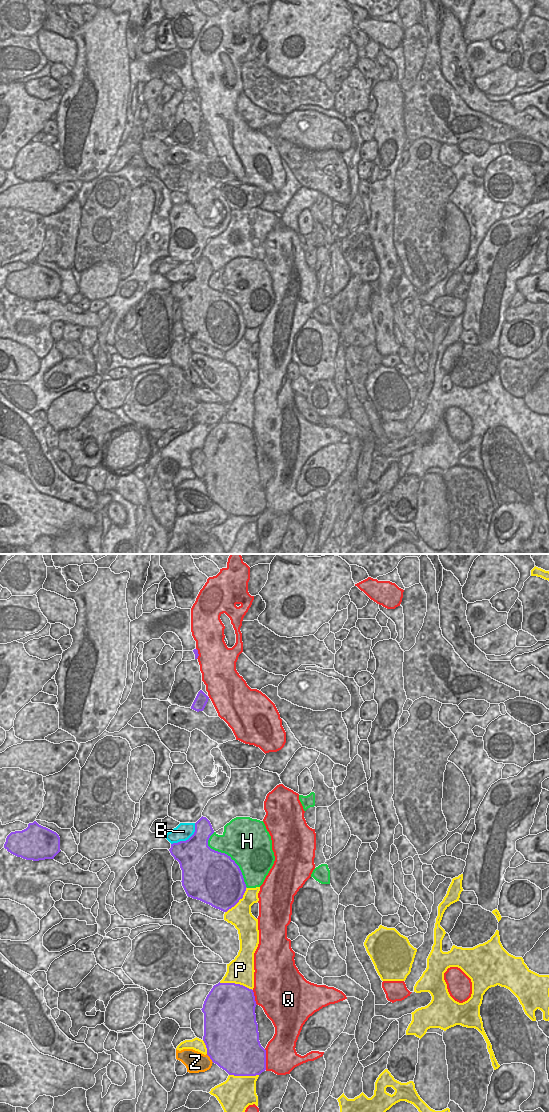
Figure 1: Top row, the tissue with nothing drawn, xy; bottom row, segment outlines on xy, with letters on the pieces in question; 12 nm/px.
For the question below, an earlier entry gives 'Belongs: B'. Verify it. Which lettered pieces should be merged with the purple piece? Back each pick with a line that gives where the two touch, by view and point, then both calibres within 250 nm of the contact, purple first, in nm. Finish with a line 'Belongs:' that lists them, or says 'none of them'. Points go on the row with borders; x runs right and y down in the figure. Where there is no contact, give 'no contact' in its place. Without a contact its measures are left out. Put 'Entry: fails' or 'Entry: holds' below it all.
B: meets purple in xy at (188, 839); 420 nm thick on the purple side, 200 nm on the other
Belongs: B
Entry: holds

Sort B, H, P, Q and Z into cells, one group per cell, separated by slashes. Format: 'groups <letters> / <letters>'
groups B / H / P / Q / Z

